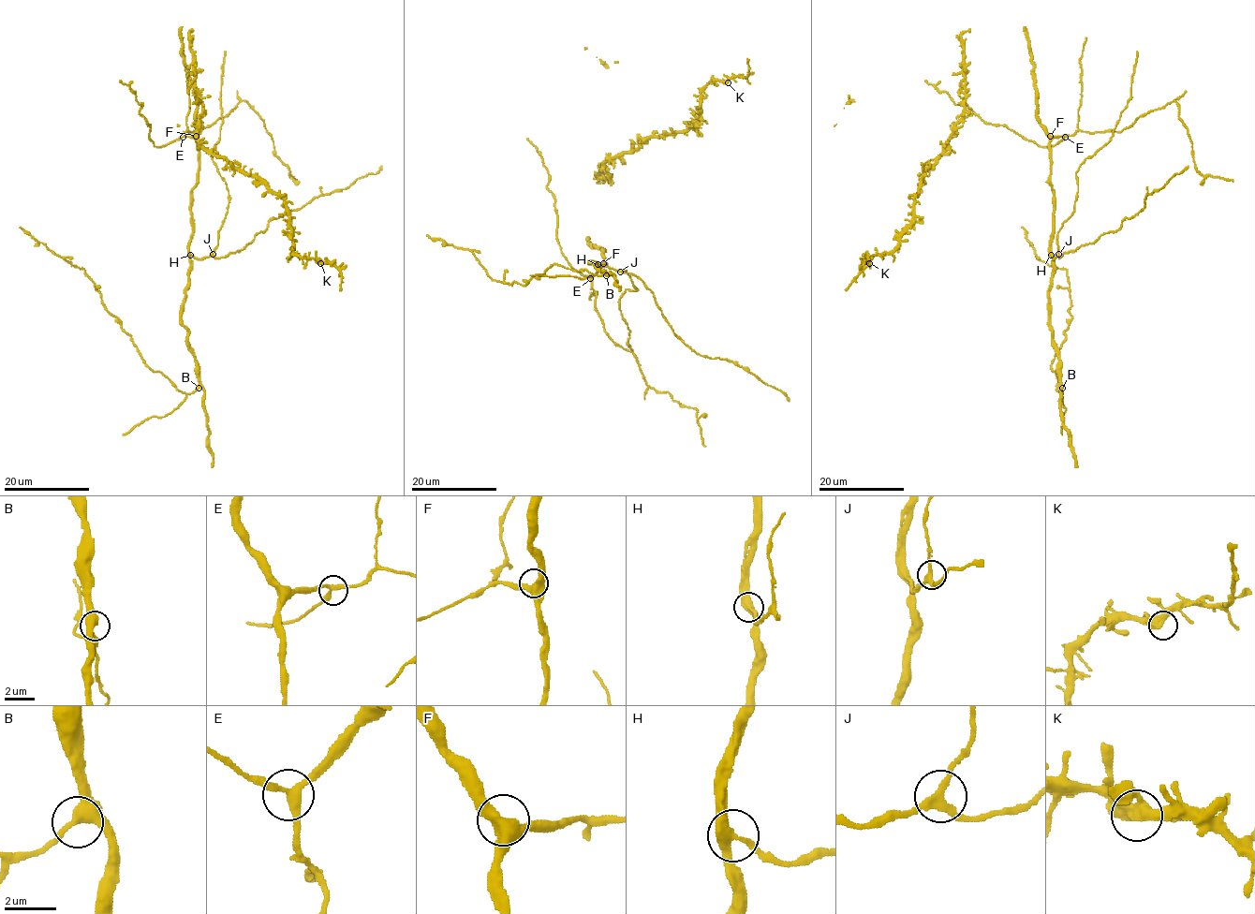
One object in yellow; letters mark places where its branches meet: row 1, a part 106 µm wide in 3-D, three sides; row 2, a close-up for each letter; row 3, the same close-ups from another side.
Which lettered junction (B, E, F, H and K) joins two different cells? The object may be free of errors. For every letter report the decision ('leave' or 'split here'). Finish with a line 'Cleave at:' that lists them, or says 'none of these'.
B: leave
E: leave
F: leave
H: leave
K: leave
Cleave at: none of these

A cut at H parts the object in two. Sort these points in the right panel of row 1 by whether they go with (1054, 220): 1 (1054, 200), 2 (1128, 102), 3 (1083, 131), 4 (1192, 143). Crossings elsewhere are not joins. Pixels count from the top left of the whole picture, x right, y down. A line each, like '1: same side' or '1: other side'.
1: same side
2: other side
3: same side
4: same side

